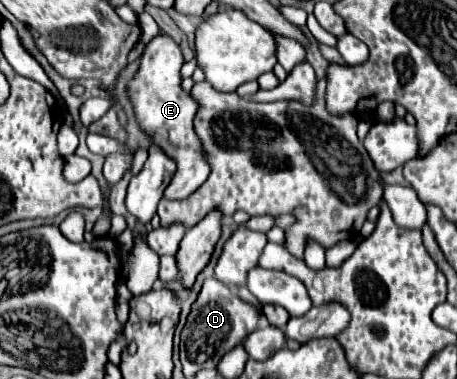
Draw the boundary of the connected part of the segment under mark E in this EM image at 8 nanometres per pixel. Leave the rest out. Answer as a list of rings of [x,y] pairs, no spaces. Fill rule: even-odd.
[[[155,36],[147,44],[141,58],[141,66],[129,84],[131,100],[141,128],[149,132],[153,136],[153,142],[159,142],[159,146],[177,162],[177,172],[165,190],[165,198],[171,200],[187,198],[211,174],[211,166],[205,158],[203,144],[199,142],[199,136],[195,136],[195,128],[193,128],[193,118],[199,106],[195,98],[191,98],[191,94],[181,88],[183,64],[185,60],[179,44],[175,44],[169,36]]]

